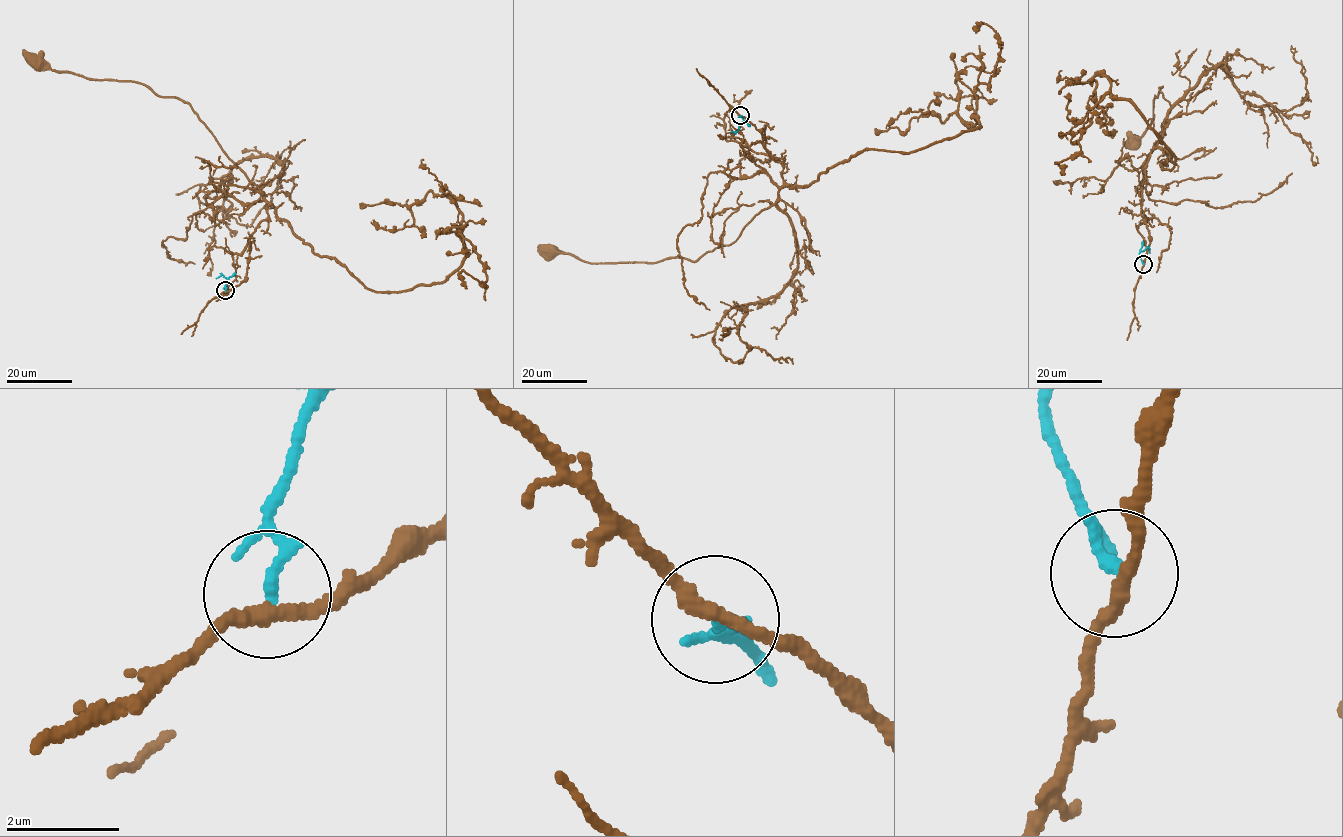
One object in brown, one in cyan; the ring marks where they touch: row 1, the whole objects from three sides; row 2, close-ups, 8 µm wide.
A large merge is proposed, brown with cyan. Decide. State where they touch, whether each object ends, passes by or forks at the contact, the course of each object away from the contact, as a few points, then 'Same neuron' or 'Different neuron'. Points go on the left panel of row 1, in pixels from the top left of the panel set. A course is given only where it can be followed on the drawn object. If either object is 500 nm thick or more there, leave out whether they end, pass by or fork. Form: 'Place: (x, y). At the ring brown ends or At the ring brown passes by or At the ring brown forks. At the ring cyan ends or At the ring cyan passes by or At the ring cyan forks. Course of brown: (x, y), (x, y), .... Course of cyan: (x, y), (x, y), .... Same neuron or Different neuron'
Place: (225, 290). At the ring brown passes by. At the ring cyan ends. Course of brown: (225, 291), (245, 278), (249, 236), (267, 218), (263, 194), (190, 105), (33, 59). Course of cyan: (225, 290), (228, 278), (222, 275), (216, 278). Different neuron

